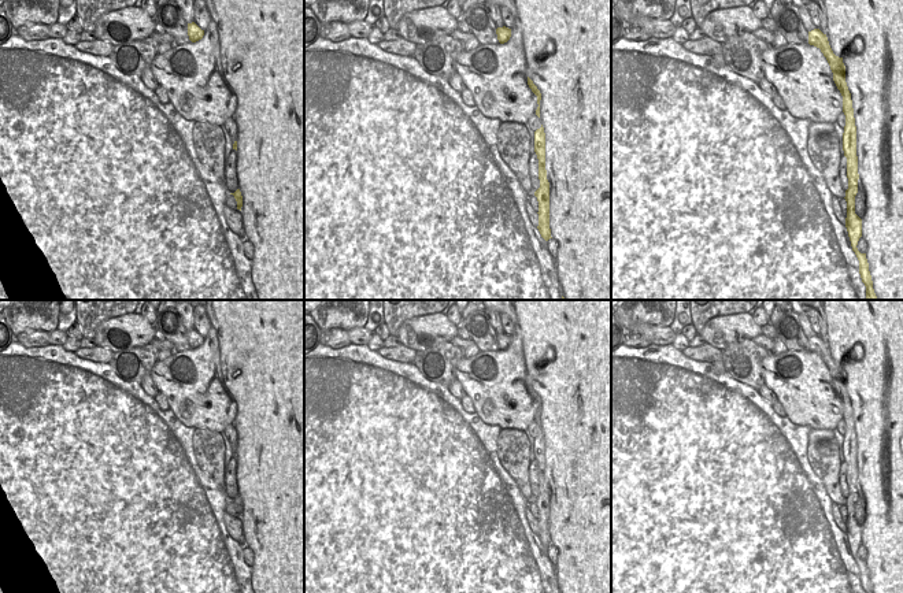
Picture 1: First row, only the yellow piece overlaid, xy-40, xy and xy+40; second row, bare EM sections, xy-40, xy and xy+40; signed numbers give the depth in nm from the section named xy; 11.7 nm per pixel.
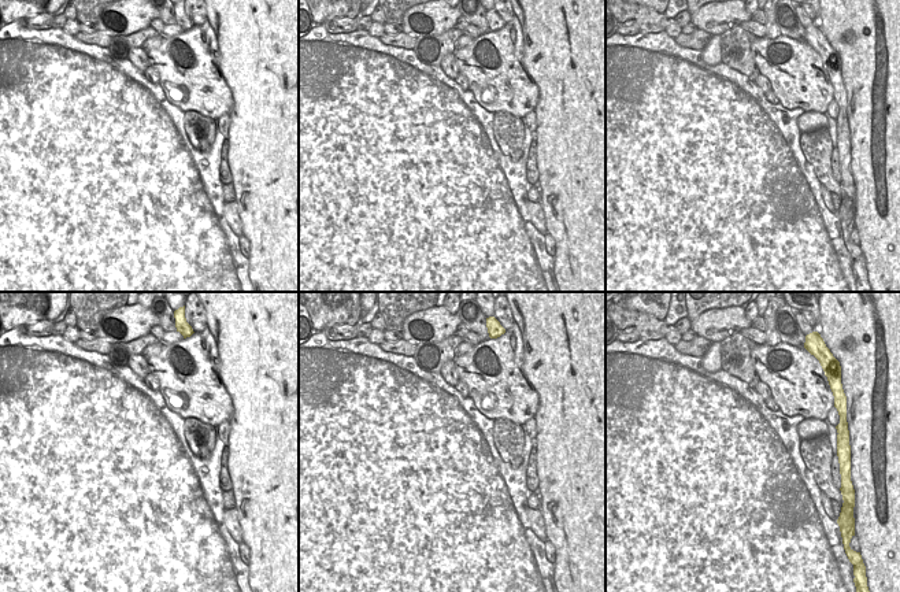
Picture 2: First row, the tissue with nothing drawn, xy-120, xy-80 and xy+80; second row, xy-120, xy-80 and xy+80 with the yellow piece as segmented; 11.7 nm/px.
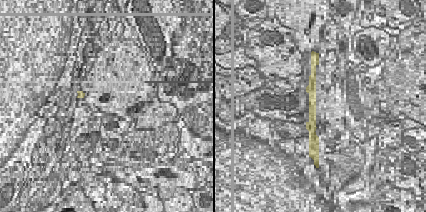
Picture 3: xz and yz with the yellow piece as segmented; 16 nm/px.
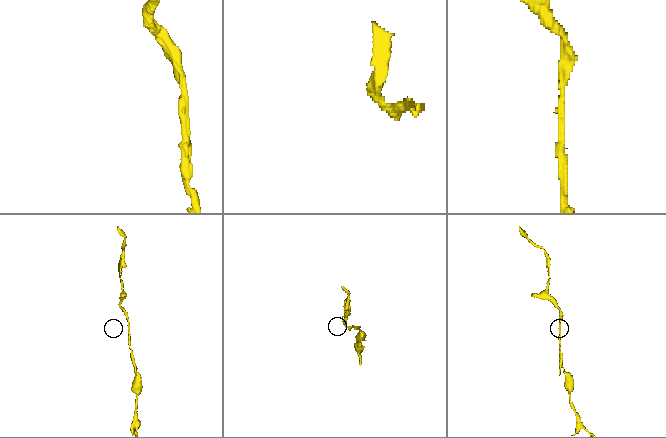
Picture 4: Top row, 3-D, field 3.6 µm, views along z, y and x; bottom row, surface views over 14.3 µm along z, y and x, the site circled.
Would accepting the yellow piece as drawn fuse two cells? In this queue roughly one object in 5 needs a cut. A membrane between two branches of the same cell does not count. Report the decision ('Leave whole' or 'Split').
Leave whole.

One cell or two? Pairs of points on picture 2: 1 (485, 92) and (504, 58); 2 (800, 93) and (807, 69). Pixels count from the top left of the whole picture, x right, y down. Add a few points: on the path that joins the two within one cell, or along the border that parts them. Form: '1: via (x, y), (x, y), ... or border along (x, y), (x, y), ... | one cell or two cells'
1: via (493, 84), (496, 81), (496, 70), (500, 66) | one cell
2: via (800, 88), (802, 74) | one cell

